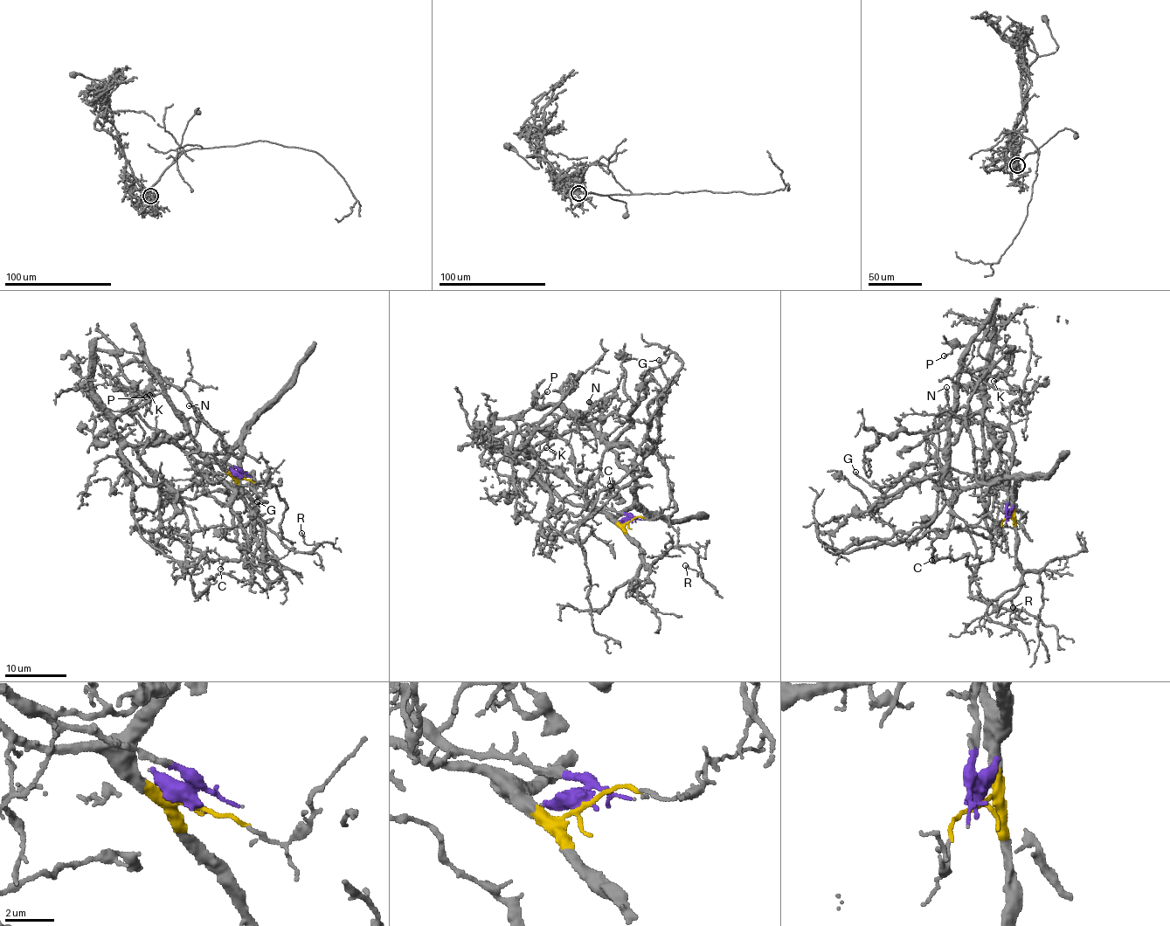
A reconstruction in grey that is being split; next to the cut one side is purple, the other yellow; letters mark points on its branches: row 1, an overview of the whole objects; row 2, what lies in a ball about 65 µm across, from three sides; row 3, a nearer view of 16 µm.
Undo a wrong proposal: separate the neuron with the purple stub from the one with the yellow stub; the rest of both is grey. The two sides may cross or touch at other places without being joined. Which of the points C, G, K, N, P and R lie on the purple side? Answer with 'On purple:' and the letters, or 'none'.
On purple: K, P

